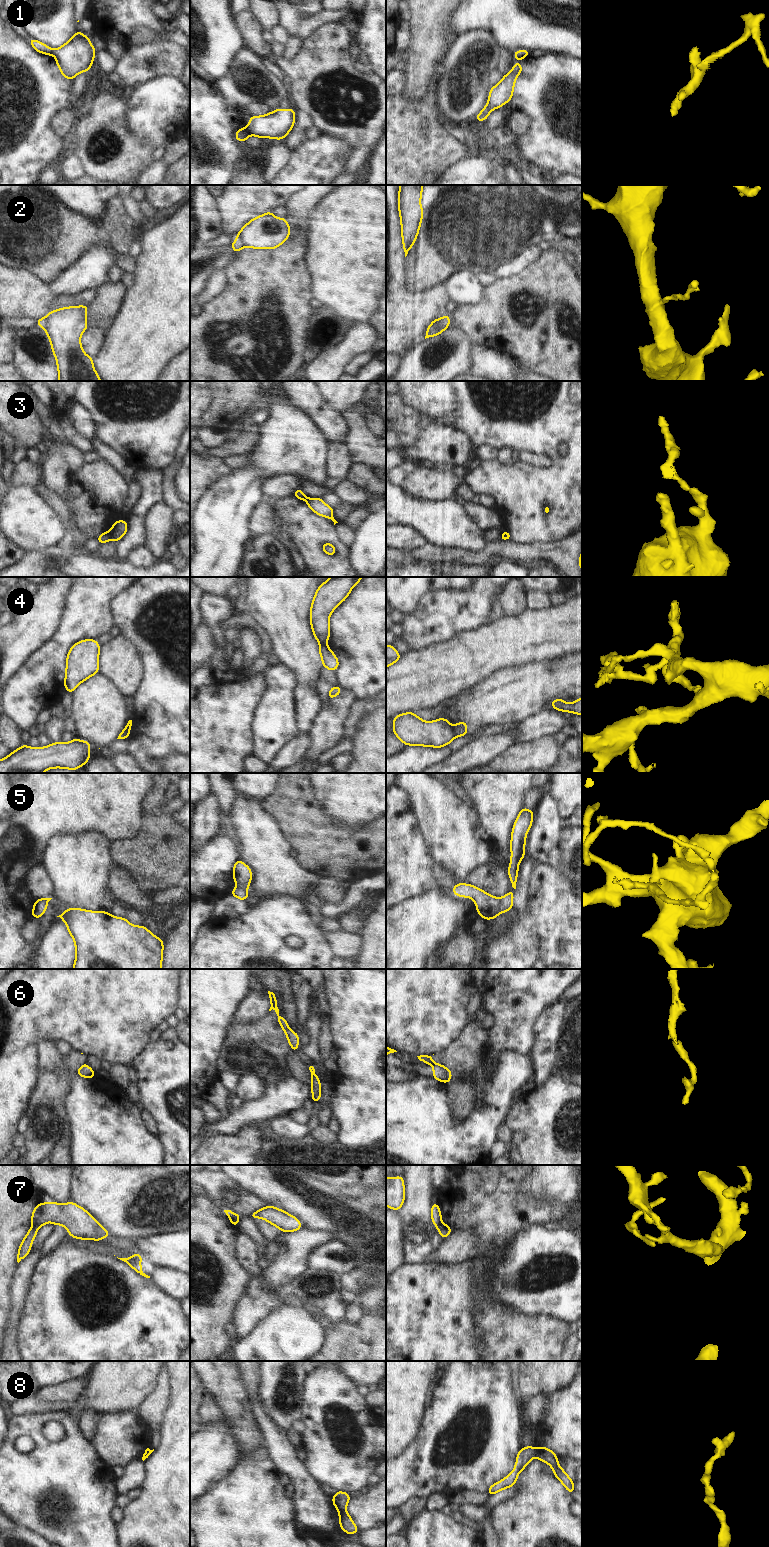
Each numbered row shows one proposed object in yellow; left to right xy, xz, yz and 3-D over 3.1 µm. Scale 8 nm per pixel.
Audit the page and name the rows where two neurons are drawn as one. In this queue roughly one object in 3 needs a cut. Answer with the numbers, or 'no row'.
1, 2, 3, 4, 5, 6, 7, 8

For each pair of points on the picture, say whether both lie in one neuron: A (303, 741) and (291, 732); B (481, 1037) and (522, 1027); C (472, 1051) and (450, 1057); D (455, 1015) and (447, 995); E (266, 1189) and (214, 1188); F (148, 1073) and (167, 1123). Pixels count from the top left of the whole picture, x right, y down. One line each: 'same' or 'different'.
A: different
B: different
C: same
D: same
E: different
F: same

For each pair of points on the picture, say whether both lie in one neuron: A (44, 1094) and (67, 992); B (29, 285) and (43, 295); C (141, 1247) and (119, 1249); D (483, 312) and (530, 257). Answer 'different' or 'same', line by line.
A: different
B: same
C: different
D: different

